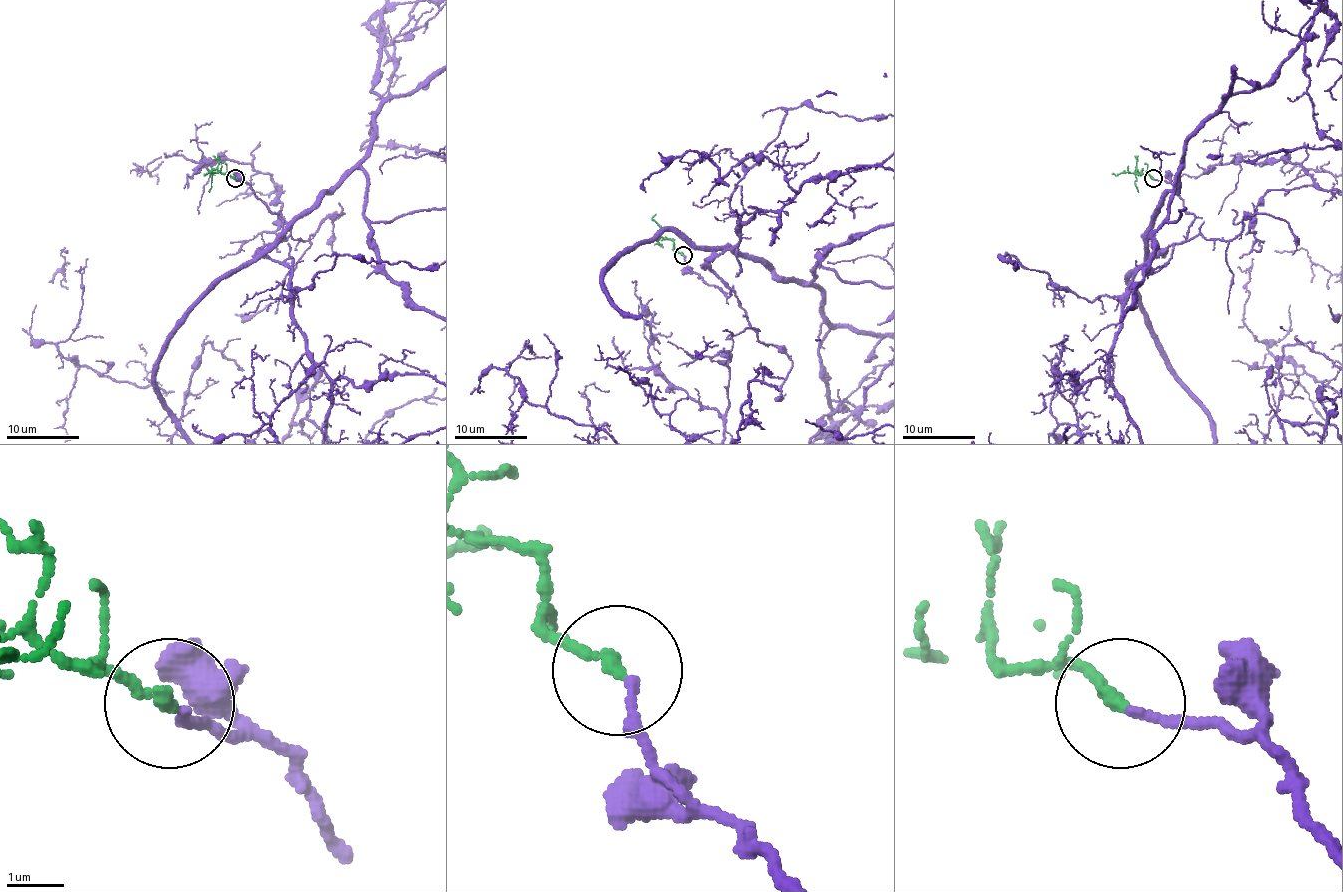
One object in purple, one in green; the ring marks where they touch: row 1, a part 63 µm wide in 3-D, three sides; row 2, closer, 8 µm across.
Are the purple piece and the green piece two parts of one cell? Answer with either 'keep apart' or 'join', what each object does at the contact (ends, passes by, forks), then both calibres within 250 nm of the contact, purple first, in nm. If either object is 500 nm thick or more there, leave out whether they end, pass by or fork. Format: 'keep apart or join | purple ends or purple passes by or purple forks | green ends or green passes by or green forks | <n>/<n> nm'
join | purple ends | green ends | 140/240 nm

